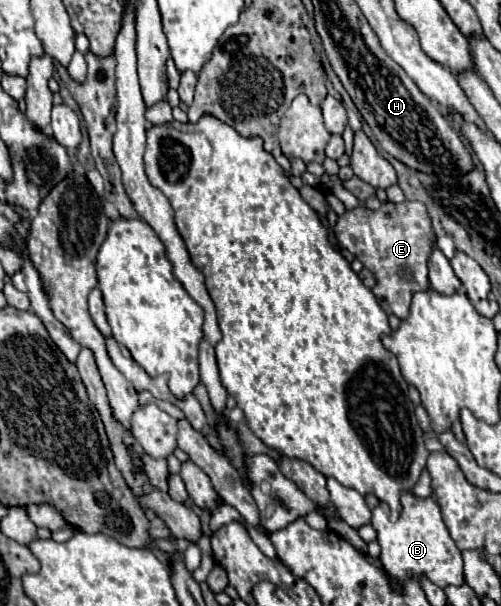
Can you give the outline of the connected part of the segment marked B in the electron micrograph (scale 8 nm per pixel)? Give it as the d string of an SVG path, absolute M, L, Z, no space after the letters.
M402 494L402 514L398 520L390 520L390 508L386 504L378 504L372 510L372 526L378 532L378 544L382 546L380 562L384 570L406 582L408 576L420 580L422 576L430 582L438 584L440 588L464 584L462 576L462 554L456 548L454 540L450 538L448 528L442 522L440 506L432 498L414 498L414 494Z

